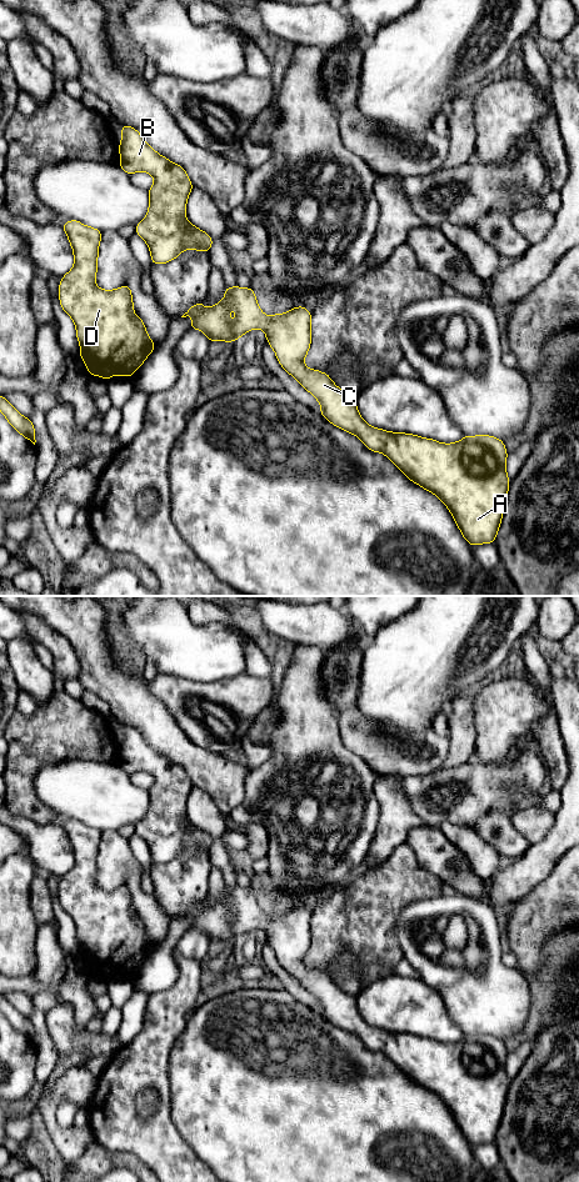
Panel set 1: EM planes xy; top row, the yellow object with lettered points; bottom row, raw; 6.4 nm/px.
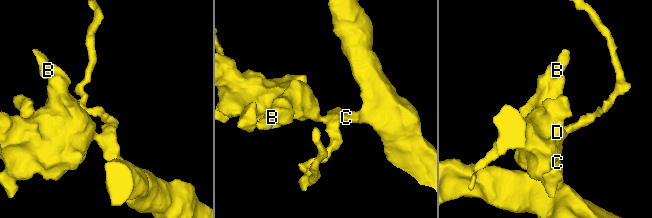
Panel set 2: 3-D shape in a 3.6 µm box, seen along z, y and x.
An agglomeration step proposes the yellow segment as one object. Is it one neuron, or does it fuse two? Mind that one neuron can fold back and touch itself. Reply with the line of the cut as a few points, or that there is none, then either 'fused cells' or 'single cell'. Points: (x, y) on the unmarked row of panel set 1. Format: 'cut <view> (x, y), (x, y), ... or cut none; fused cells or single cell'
cut none; single cell

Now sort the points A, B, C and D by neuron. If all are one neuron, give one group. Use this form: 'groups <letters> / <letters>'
groups A B C D

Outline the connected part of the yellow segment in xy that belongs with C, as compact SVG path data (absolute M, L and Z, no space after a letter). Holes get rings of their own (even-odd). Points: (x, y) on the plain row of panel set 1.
M226 886L224 898L219 903L209 908L203 902L195 903L181 917L186 916L193 917L189 928L200 930L210 942L234 942L251 928L261 928L283 968L320 1002L320 1013L329 1022L358 1036L370 1051L384 1053L409 1080L436 1095L449 1108L470 1146L495 1141L510 1083L506 1075L508 1052L501 1040L478 1035L464 1036L458 1042L443 1043L433 1038L390 1032L368 1025L356 1008L355 997L348 996L339 988L328 973L305 966L304 960L311 942L311 913L304 906L268 917L258 906L256 895L251 887ZM230 902L236 912L234 922L229 920Z

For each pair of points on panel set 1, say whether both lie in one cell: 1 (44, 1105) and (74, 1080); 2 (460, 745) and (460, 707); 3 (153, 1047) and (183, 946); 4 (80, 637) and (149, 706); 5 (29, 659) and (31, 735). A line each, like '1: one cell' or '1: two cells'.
1: one cell
2: one cell
3: two cells
4: one cell
5: two cells

